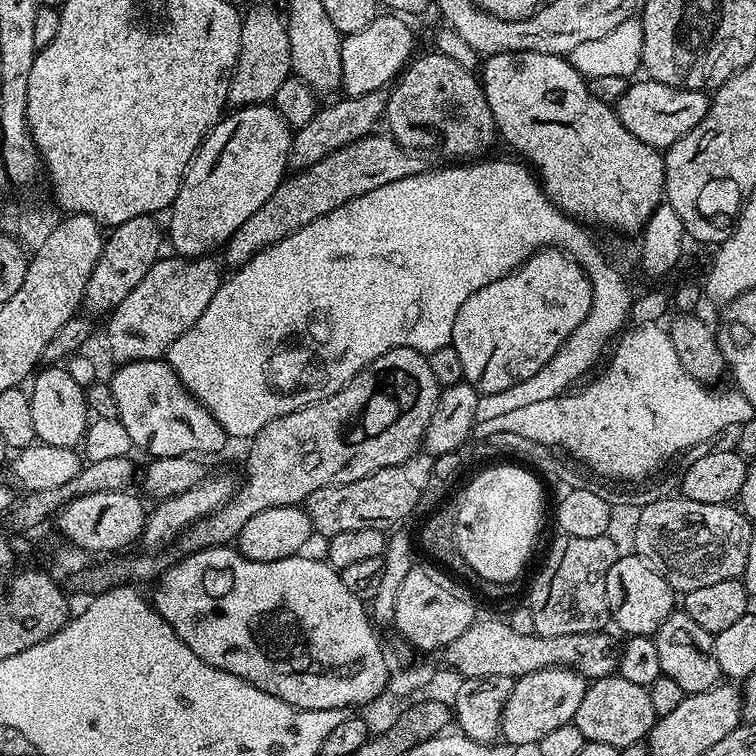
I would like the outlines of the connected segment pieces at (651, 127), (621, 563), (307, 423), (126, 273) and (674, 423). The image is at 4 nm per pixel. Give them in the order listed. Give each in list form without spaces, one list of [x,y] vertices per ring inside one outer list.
[[[647,78],[640,79],[629,83],[622,98],[614,106],[616,117],[620,119],[622,126],[626,126],[626,130],[630,130],[630,134],[634,134],[634,138],[646,142],[651,148],[667,150],[678,138],[694,130],[694,126],[698,126],[702,118],[706,118],[710,100],[703,91],[666,86]]]
[[[629,554],[621,555],[610,566],[610,574],[606,574],[606,602],[608,603],[608,614],[613,625],[624,631],[625,637],[630,636],[651,636],[655,637],[656,632],[666,622],[666,618],[674,610],[672,604],[674,590],[647,564],[641,556]]]
[[[392,348],[372,361],[353,378],[325,400],[308,404],[293,413],[266,422],[256,436],[251,437],[248,448],[248,477],[237,487],[236,492],[217,512],[194,522],[180,535],[178,547],[181,553],[201,552],[207,548],[228,546],[237,534],[262,510],[278,506],[300,506],[307,501],[314,490],[331,484],[349,484],[374,474],[374,470],[398,468],[407,465],[408,459],[421,451],[424,435],[432,421],[434,406],[441,394],[441,386],[430,370],[427,355],[413,348]]]
[[[155,215],[130,218],[130,222],[117,224],[107,233],[102,254],[90,274],[90,282],[86,282],[83,307],[89,308],[89,313],[111,314],[118,302],[122,302],[122,298],[126,298],[126,294],[130,294],[130,290],[134,290],[134,286],[146,278],[146,270],[161,259],[160,247],[163,244],[165,247],[166,236],[161,221],[159,224],[156,220],[159,219]]]
[[[656,324],[629,327],[615,341],[611,352],[612,361],[589,388],[581,392],[572,390],[562,396],[546,398],[546,402],[534,402],[531,406],[521,406],[515,410],[497,410],[485,420],[484,417],[477,419],[472,425],[472,436],[486,442],[494,434],[518,434],[522,438],[530,438],[534,446],[545,444],[548,448],[561,448],[564,451],[561,453],[567,454],[573,461],[581,460],[598,475],[619,482],[624,476],[644,476],[648,468],[659,473],[671,456],[679,457],[696,444],[708,444],[719,432],[732,427],[735,429],[754,415],[750,402],[746,402],[739,390],[712,392],[716,390],[690,378],[690,374],[682,370],[682,362],[678,362],[678,353],[674,351],[674,342],[670,342],[663,327]]]

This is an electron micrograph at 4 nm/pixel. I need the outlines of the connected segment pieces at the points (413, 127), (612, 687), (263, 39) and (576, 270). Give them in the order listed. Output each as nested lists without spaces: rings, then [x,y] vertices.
[[[435,50],[429,52],[429,56],[417,55],[388,92],[387,131],[402,146],[417,150],[433,148],[449,156],[452,162],[487,157],[492,143],[497,143],[498,133],[481,81],[477,77],[475,80],[469,69],[458,66],[454,58],[446,58]]]
[[[613,674],[589,683],[586,694],[582,694],[582,703],[578,705],[574,722],[578,730],[582,730],[585,740],[607,742],[617,749],[647,741],[648,731],[653,728],[657,719],[648,690]]]
[[[260,4],[253,12],[244,12],[240,26],[240,53],[228,84],[228,104],[267,104],[275,101],[278,86],[293,75],[290,42],[285,21],[272,8]]]
[[[546,248],[535,252],[525,264],[519,264],[510,274],[490,282],[490,286],[482,286],[466,302],[462,302],[462,310],[458,310],[458,318],[454,318],[452,343],[450,347],[458,350],[458,359],[462,361],[464,380],[471,384],[481,397],[499,397],[516,388],[518,382],[526,382],[526,378],[538,374],[554,354],[582,326],[586,314],[592,309],[592,287],[584,267],[574,262],[558,248]]]

